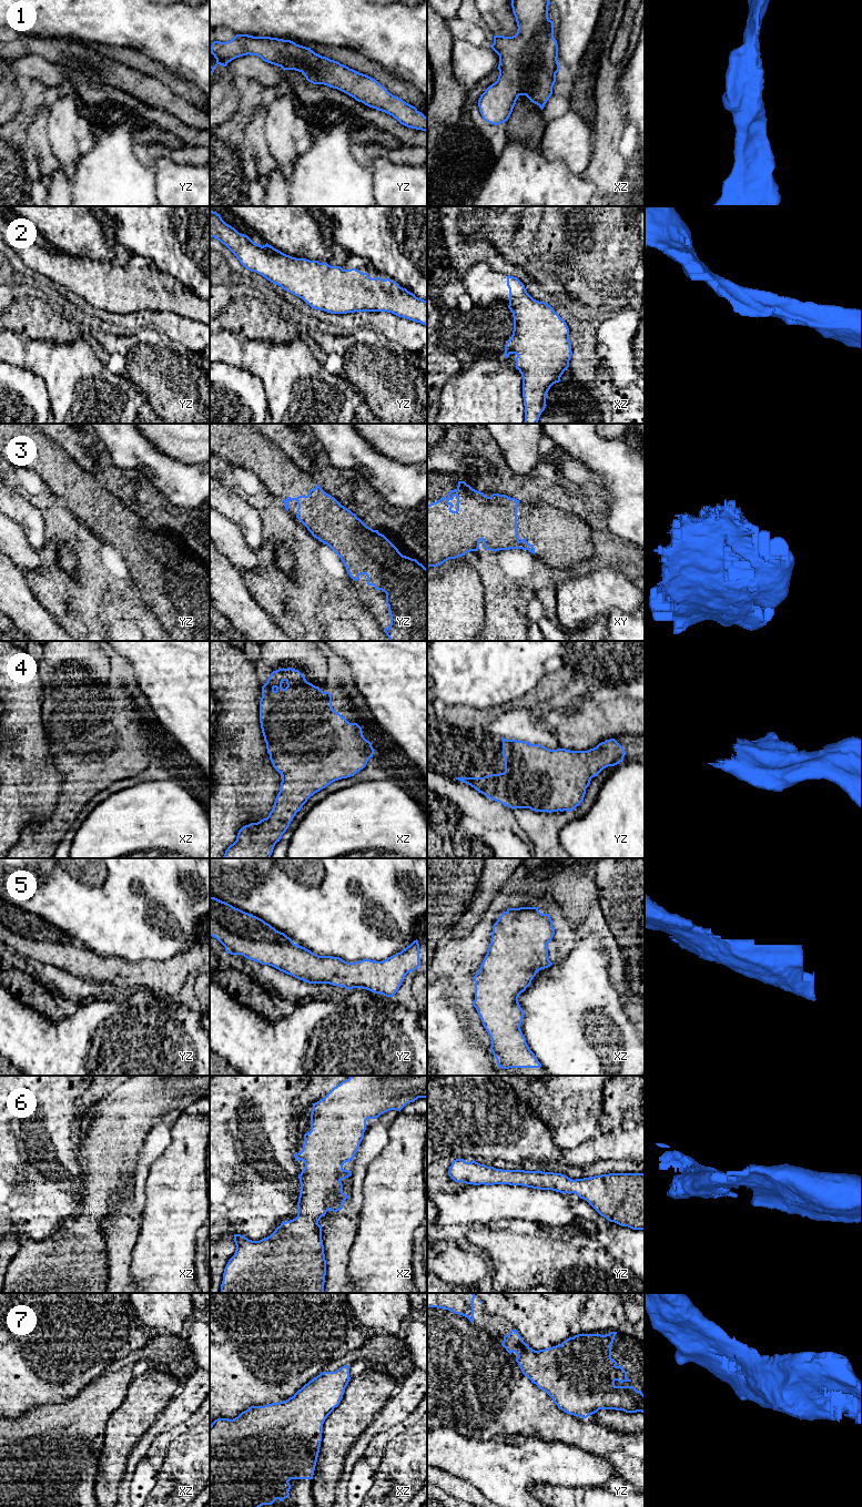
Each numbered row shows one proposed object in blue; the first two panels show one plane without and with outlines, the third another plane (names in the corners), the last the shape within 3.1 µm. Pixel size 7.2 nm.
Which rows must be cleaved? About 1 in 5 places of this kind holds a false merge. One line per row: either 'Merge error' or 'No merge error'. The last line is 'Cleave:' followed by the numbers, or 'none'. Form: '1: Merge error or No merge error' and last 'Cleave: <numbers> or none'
1: No merge error
2: No merge error
3: No merge error
4: No merge error
5: No merge error
6: No merge error
7: No merge error
Cleave: none

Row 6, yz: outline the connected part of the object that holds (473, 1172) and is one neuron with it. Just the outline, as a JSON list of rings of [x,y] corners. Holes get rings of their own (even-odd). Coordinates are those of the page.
[[[456,1159],[449,1167],[448,1175],[457,1183],[524,1185],[576,1193],[608,1221],[645,1231],[645,1173],[609,1173],[572,1180],[561,1173],[501,1170],[475,1160],[466,1162]]]

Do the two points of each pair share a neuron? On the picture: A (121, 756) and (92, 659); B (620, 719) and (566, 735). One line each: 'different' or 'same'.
A: same
B: same

